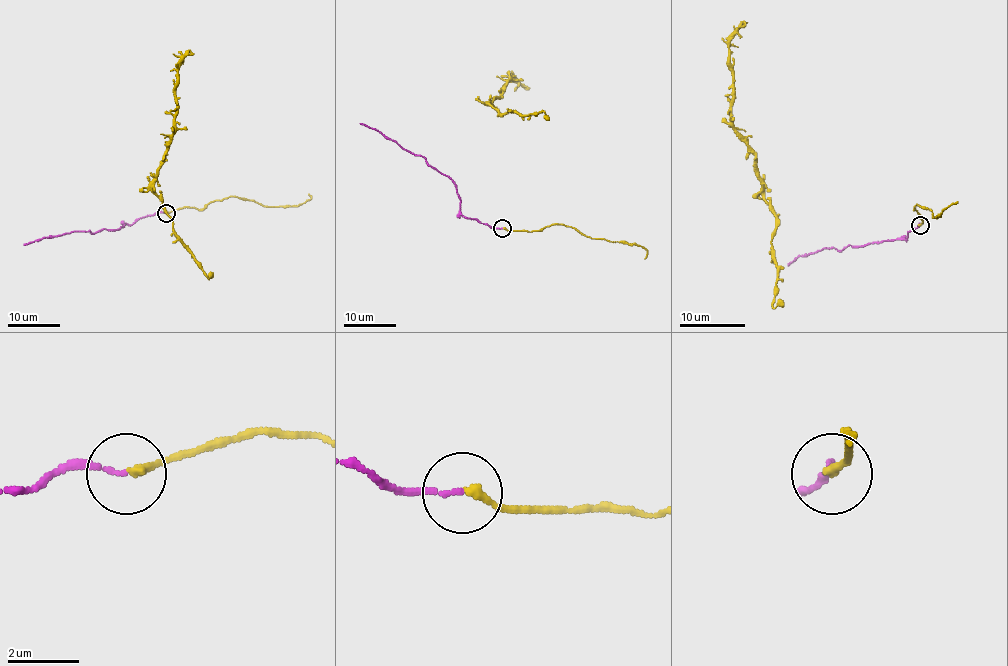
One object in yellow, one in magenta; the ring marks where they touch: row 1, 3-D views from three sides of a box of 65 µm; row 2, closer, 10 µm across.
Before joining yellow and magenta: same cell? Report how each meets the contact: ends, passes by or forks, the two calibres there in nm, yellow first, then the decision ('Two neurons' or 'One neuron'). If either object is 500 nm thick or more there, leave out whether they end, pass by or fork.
At the ring yellow ends. At the ring magenta ends. Thickness 240 nm (yellow) against 140 nm. One neuron

